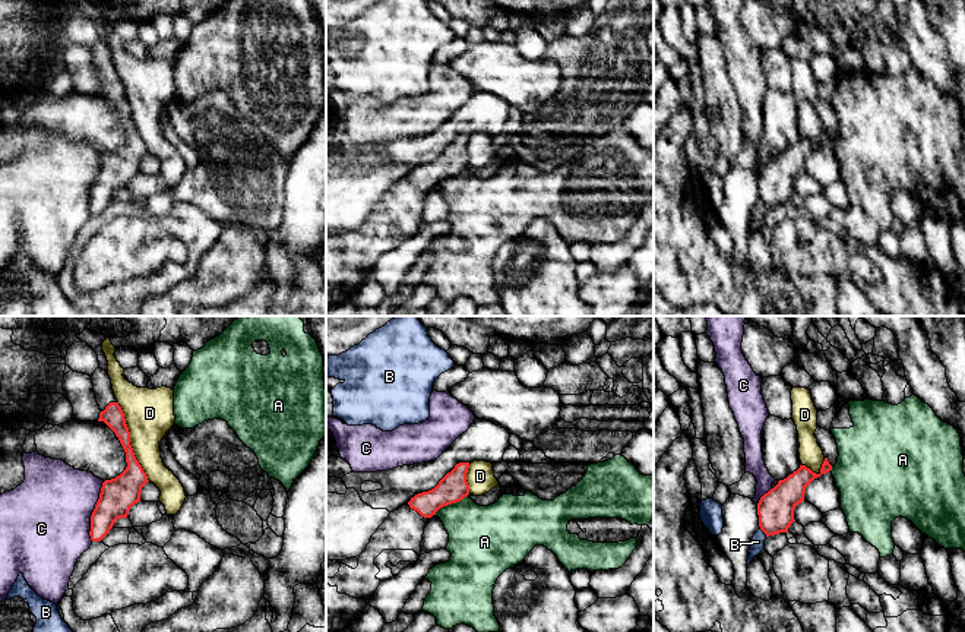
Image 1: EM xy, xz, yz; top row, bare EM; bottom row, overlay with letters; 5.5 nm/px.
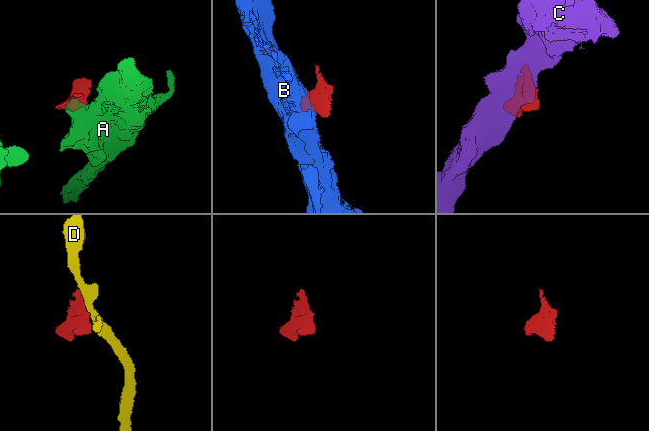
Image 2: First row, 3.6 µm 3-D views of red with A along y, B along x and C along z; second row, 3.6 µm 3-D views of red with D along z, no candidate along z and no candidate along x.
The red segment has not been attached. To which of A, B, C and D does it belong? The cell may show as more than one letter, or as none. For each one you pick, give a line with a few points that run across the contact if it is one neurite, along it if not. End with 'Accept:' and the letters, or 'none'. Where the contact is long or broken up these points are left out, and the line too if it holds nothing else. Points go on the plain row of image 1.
Accept: none

